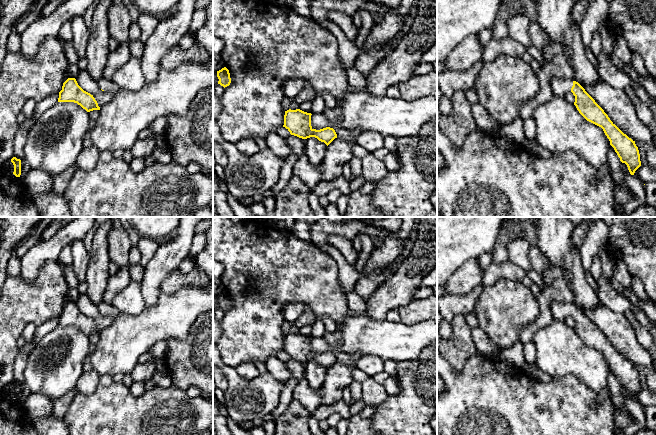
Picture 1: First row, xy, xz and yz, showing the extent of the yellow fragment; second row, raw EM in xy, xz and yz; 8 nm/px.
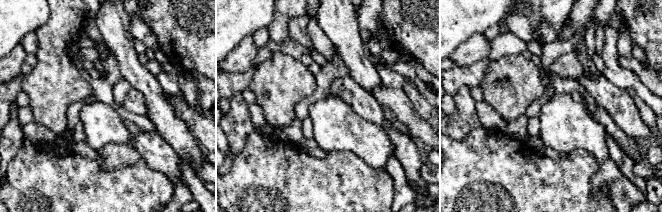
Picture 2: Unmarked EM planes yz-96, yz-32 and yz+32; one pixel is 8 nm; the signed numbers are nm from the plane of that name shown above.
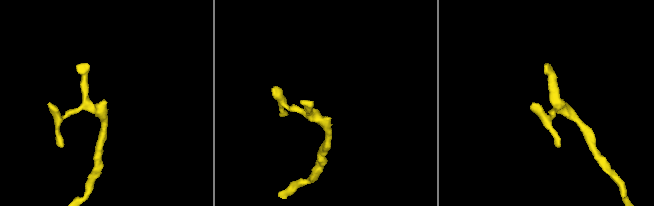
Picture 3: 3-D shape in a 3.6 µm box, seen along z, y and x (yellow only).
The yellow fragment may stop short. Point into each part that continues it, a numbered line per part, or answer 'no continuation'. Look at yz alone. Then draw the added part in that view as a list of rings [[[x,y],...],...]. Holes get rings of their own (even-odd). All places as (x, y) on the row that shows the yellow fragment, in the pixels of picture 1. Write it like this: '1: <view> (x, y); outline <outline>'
1: yz (559, 87); outline [[[552,79],[551,80],[551,88],[554,96],[563,96],[566,93],[571,92],[571,88],[573,86],[573,79]]]

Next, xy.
1: xy (107, 85); outline [[[99,79],[97,83],[102,90],[108,93],[116,93],[119,90],[112,79]]]

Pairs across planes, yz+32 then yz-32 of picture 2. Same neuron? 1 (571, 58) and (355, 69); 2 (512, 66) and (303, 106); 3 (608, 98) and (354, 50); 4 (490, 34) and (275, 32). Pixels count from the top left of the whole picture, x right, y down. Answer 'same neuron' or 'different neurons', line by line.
1: different neurons
2: different neurons
3: different neurons
4: different neurons

